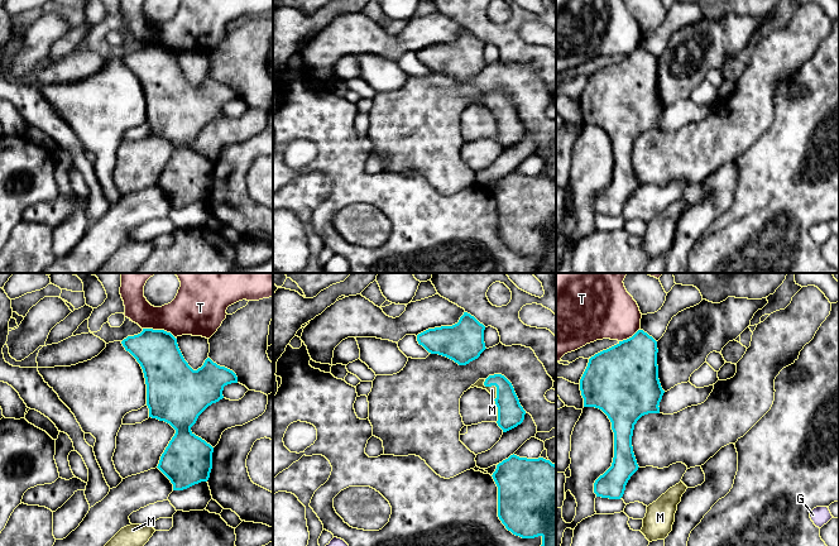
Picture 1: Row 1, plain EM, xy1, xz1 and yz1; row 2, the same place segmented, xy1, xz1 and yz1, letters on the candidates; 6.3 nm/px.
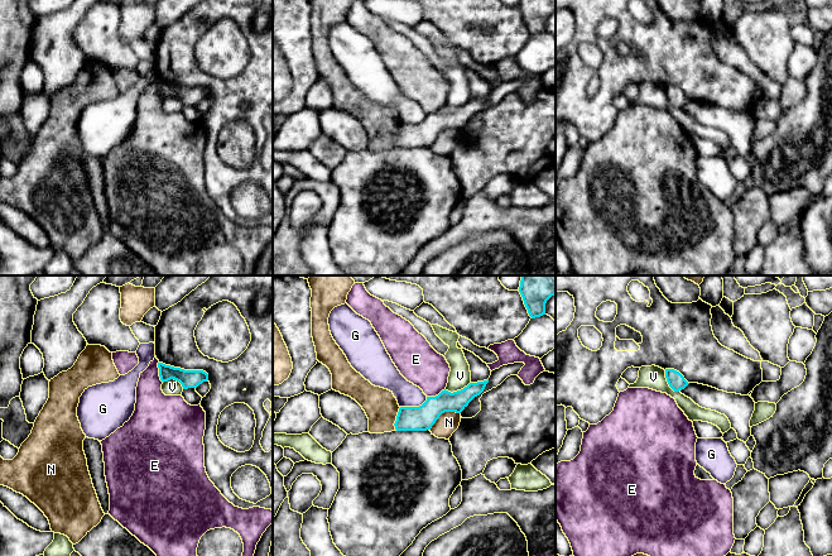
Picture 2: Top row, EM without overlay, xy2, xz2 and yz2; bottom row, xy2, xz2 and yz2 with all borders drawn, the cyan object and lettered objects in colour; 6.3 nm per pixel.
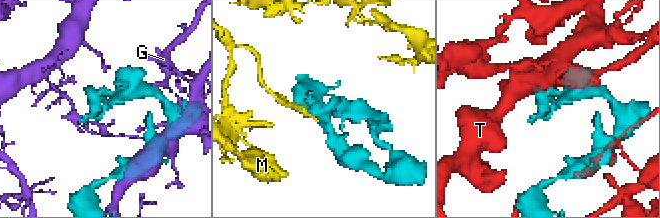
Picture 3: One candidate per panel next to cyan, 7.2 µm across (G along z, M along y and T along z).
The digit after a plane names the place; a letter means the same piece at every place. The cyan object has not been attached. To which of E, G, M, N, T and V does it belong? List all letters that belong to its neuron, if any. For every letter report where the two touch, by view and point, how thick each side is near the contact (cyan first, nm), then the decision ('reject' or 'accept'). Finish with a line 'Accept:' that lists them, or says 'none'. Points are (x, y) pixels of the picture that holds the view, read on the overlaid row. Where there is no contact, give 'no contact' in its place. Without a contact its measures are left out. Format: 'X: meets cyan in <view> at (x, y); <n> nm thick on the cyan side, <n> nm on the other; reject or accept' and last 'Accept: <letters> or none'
E: meets cyan in xy2 at (159, 372); 110 nm thick on the cyan side, 240 nm on the other; reject
G: meets cyan in xz2 at (414, 407); 160 nm thick on the cyan side, 150 nm on the other; reject
M: meets cyan in xz1 at (494, 384); 170 nm thick on the cyan side, 50 nm on the other; accept
N: meets cyan in xz2 at (442, 412); 160 nm thick on the cyan side, 140 nm on the other; reject
T: meets cyan in xy1 at (159, 330); 280 nm thick on the cyan side, 300 nm on the other; reject
V: meets cyan in xz2 at (457, 391); 140 nm thick on the cyan side, 140 nm on the other; reject
Accept: M

